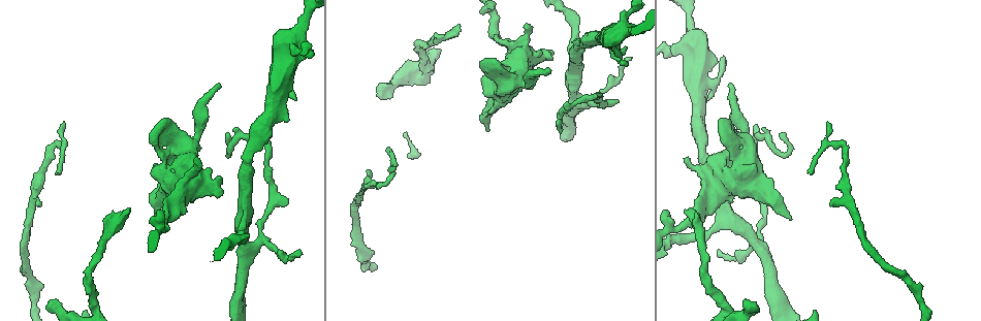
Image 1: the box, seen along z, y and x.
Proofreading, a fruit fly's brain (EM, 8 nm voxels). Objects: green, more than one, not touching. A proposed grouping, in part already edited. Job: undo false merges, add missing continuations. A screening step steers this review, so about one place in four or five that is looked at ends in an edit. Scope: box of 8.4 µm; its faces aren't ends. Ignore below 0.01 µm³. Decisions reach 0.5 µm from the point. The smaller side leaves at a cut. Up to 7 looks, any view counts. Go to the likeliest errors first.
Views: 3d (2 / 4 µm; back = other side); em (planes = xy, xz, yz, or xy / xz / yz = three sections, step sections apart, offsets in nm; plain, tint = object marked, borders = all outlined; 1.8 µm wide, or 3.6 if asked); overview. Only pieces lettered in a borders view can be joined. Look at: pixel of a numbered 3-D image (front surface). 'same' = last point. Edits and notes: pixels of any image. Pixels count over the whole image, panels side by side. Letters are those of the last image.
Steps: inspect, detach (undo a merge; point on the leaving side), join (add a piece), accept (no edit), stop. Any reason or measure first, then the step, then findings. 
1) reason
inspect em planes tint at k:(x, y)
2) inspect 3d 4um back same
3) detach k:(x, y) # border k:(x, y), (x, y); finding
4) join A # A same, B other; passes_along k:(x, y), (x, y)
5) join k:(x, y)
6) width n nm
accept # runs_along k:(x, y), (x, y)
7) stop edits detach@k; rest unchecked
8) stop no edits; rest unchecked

four arms meet
inspect em yz step 8 tint at 1:(247, 246)

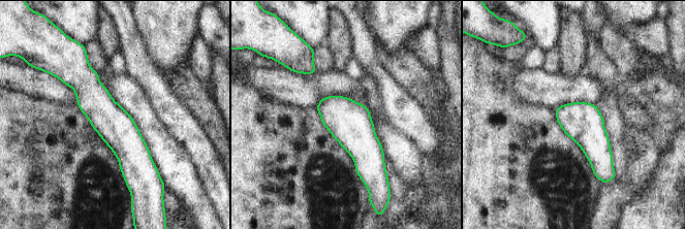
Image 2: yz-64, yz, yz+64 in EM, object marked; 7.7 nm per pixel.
cut it another way
inspect em planes borders same

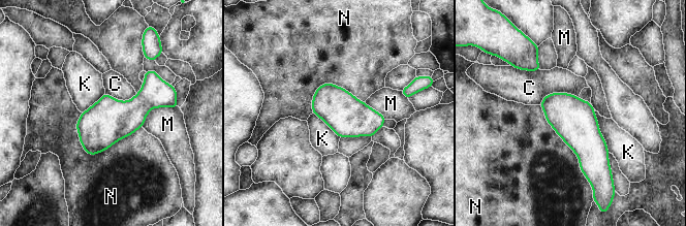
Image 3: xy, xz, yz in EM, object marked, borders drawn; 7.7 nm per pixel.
width 320 nm
accept # C other, K other, M other, N other; border 3:(593, 109), (598, 130), (609, 152); one neuron here

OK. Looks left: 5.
inspect 3d 2um back at 1:(790, 220)

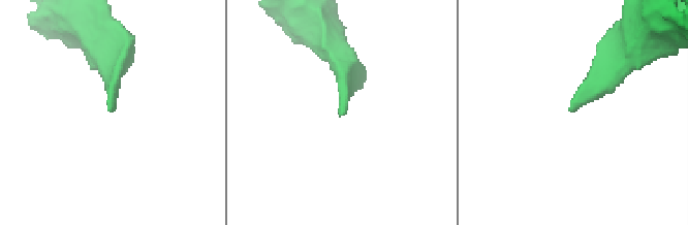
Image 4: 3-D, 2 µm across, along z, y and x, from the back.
inspect em planes borders at 4:(339, 110)

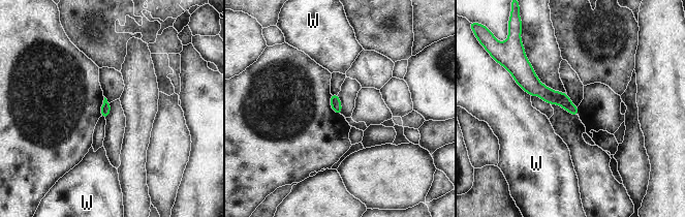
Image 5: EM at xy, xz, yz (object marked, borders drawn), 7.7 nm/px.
accept # W other; border 5:(509, 72), (512, 79), (530, 96); none of them fits

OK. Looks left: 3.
tapers out
inspect em planes borders at 1:(59, 171)

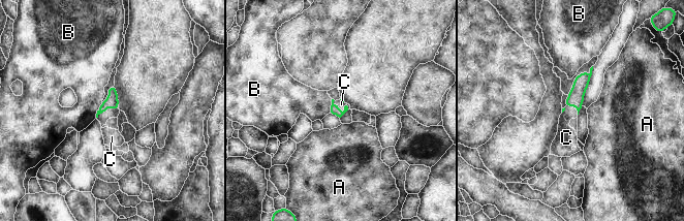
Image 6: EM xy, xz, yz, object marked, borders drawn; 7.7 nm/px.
join C # A other, B other, C same; passes_along 6:(334, 108), (339, 113), (341, 104); the neuron continues

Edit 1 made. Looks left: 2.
stop edits join@6; rest unchecked

